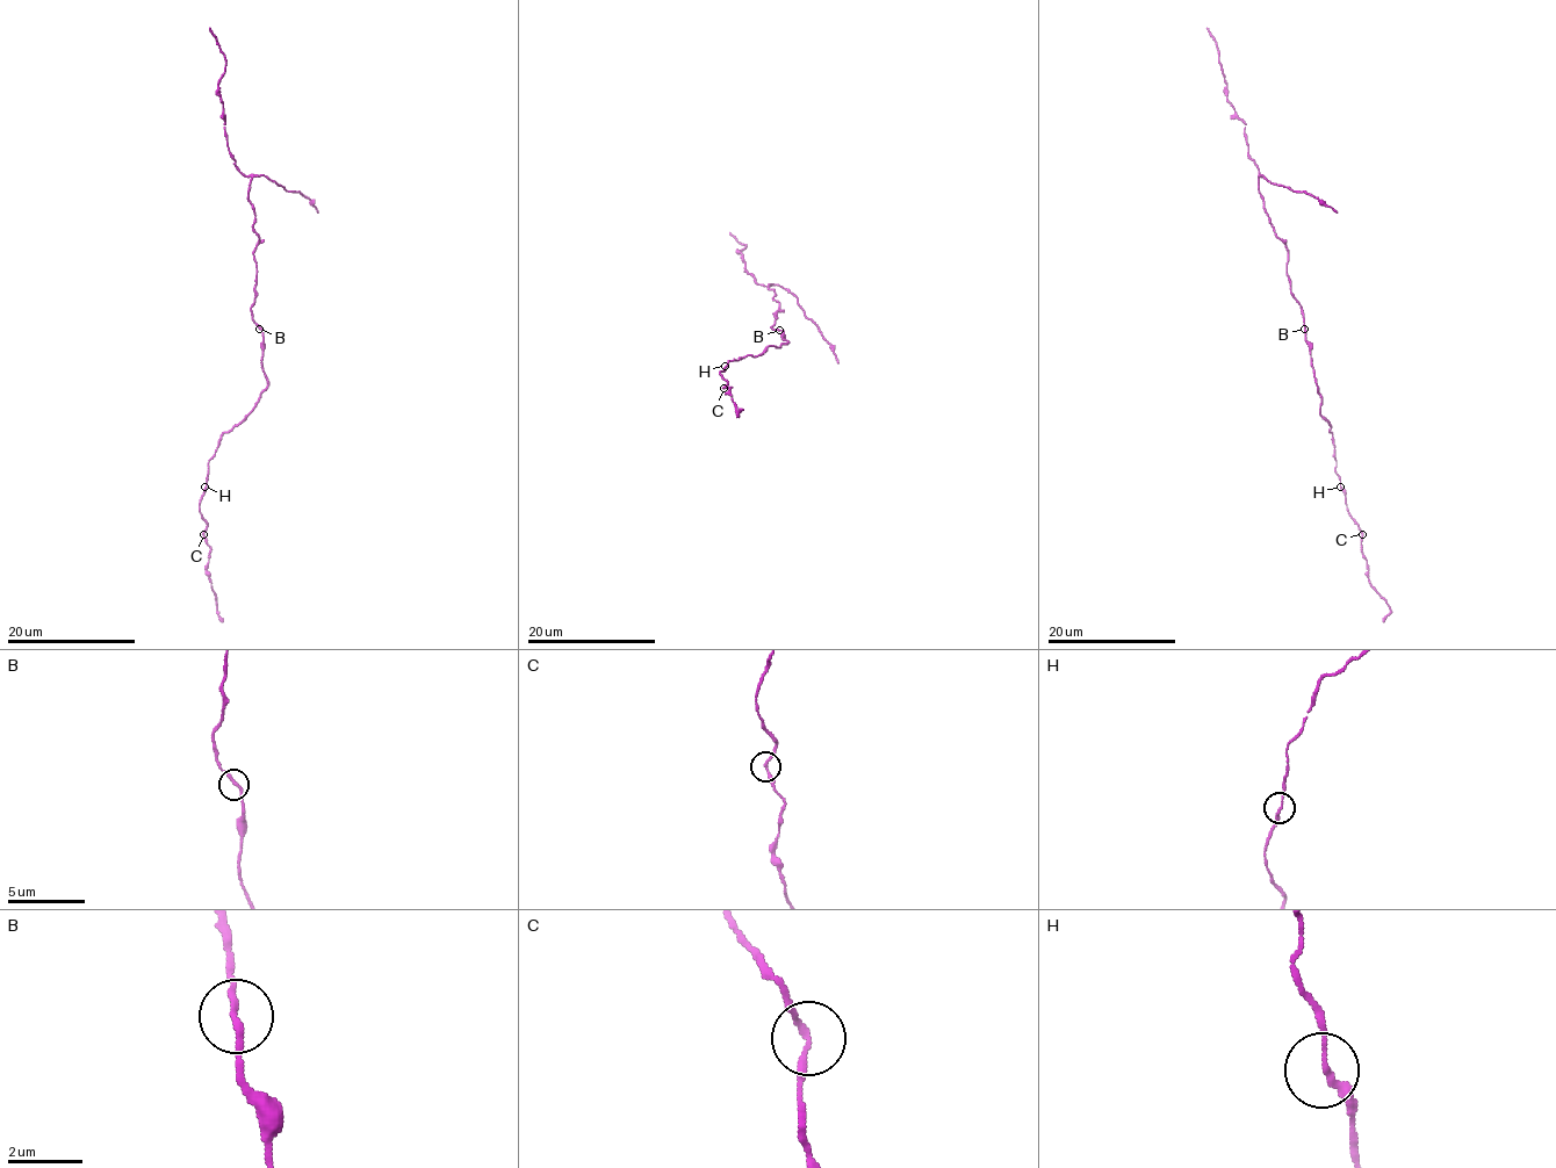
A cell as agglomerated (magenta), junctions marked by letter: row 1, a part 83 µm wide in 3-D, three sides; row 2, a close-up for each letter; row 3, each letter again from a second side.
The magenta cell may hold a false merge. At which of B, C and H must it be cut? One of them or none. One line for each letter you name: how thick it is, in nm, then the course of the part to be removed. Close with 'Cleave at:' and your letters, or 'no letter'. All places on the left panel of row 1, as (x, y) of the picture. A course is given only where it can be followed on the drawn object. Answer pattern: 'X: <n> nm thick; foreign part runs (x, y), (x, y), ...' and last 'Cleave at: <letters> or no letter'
Cleave at: no letter

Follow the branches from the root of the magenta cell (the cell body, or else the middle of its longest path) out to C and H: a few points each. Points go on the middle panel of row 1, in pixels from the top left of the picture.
C: (782, 330), (787, 341), (782, 346), (769, 346), (757, 355), (728, 361), (719, 372), (727, 381), (724, 388)
H: (782, 330), (787, 341), (782, 346), (769, 346), (757, 355), (744, 355), (725, 366)

